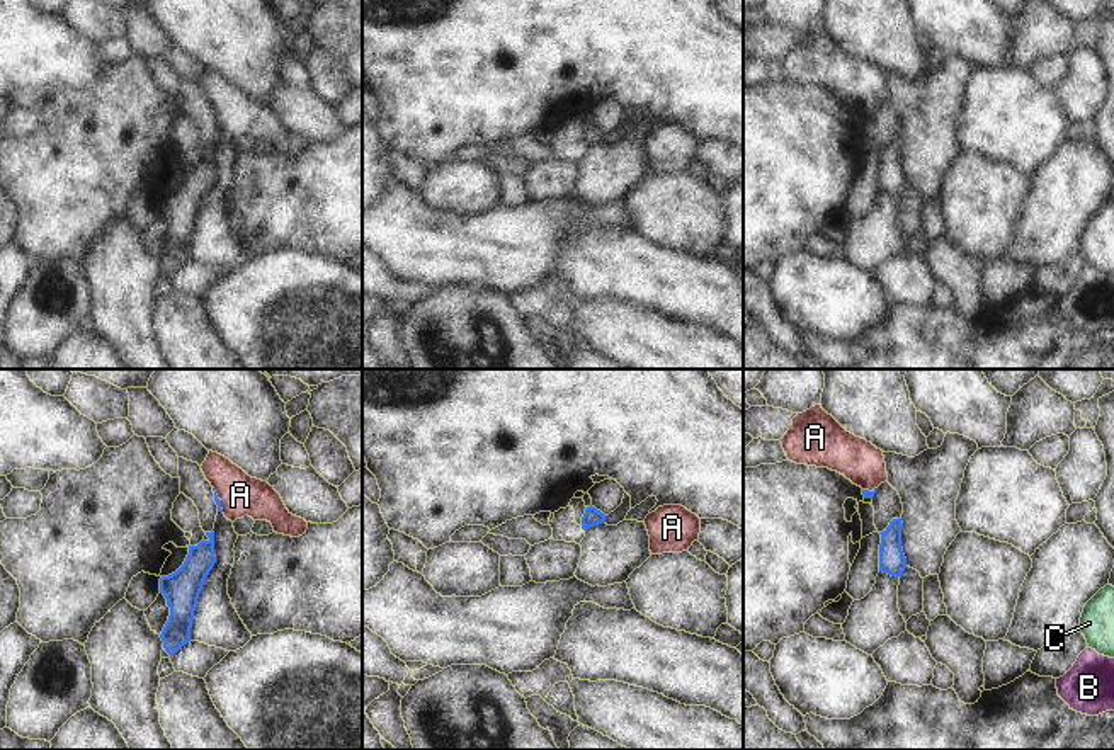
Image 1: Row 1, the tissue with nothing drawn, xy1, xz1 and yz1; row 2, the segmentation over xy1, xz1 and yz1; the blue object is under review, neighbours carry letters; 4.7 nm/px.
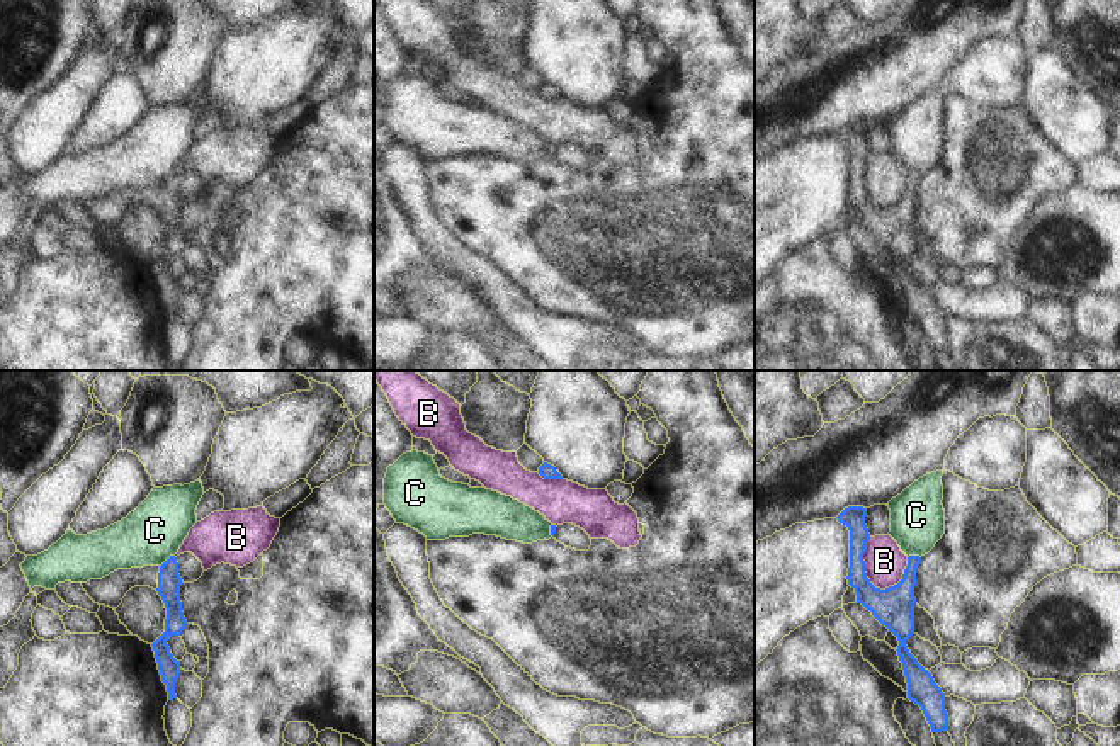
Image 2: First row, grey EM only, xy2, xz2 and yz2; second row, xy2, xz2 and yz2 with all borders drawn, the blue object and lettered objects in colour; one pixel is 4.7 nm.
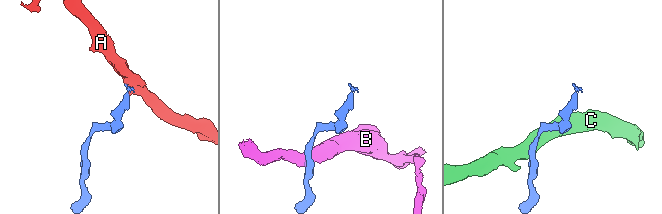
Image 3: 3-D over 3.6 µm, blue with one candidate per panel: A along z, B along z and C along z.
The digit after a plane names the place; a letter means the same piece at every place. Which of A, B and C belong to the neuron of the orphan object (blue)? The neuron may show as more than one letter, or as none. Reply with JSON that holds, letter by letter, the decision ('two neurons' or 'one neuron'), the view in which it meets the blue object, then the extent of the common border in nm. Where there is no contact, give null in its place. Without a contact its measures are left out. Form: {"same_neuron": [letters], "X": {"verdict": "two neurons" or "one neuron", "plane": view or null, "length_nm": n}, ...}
{"same_neuron": ["A"], "A": {"verdict": "one neuron", "plane": "xy1", "length_nm": 130}, "B": {"verdict": "two neurons", "plane": "yz2", "length_nm": 260}, "C": {"verdict": "two neurons", "plane": "xy2", "length_nm": 90}}

